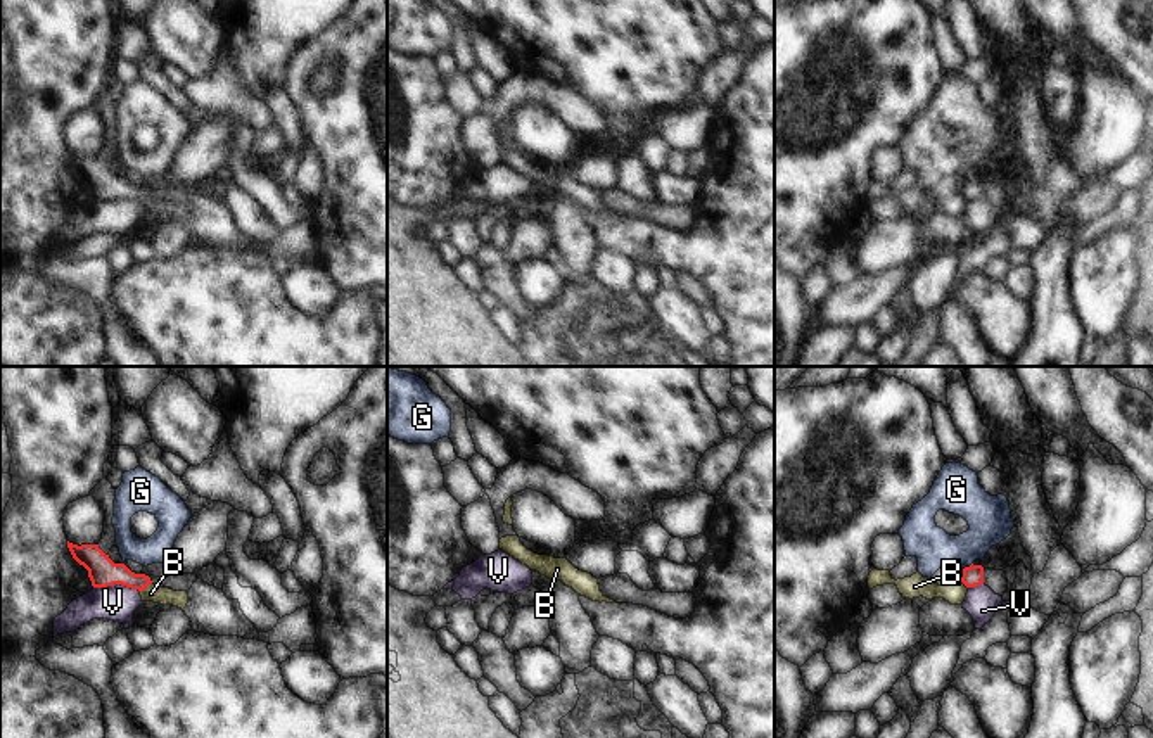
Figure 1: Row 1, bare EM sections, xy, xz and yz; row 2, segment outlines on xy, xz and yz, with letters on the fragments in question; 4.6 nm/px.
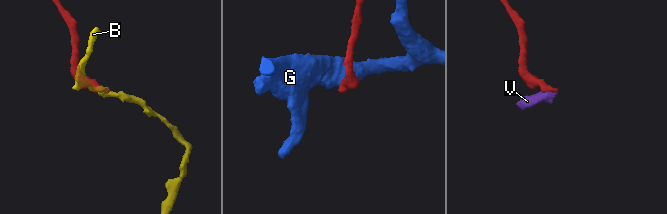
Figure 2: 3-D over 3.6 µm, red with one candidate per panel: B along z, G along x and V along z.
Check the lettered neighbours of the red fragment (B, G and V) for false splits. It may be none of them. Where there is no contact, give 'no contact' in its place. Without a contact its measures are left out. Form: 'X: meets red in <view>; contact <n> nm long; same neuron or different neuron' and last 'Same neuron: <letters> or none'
B: meets red in xy; contact 70 nm long; different neuron
G: meets red in yz; contact 60 nm long; different neuron
V: meets red in xy; contact 220 nm long; different neuron
Same neuron: none

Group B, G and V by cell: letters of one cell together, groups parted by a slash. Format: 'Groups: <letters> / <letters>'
Groups: B / G / V.

